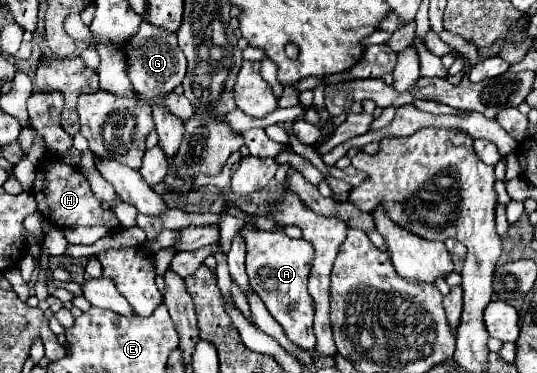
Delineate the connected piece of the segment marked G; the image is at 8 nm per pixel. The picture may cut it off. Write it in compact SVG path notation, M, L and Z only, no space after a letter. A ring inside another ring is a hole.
M143 21L139 33L127 45L127 73L133 83L133 89L147 101L153 99L163 101L165 95L173 93L173 89L183 83L185 69L187 69L187 61L177 45L177 37L173 33L167 33L165 29L159 29Z

